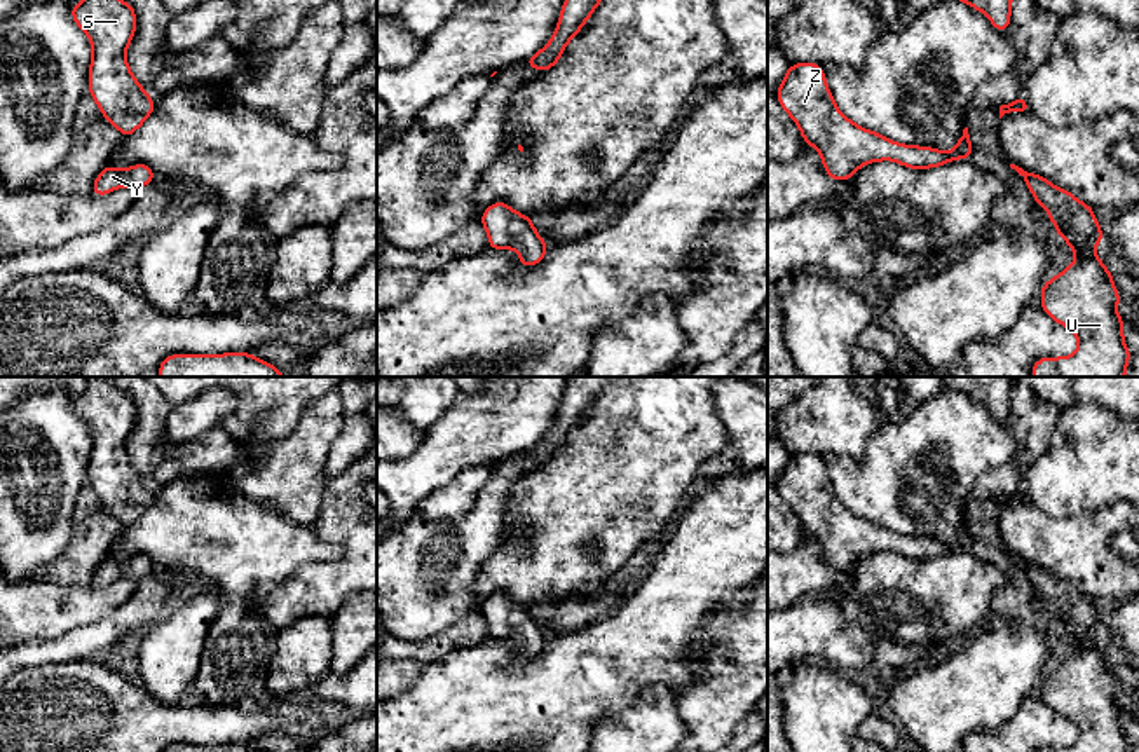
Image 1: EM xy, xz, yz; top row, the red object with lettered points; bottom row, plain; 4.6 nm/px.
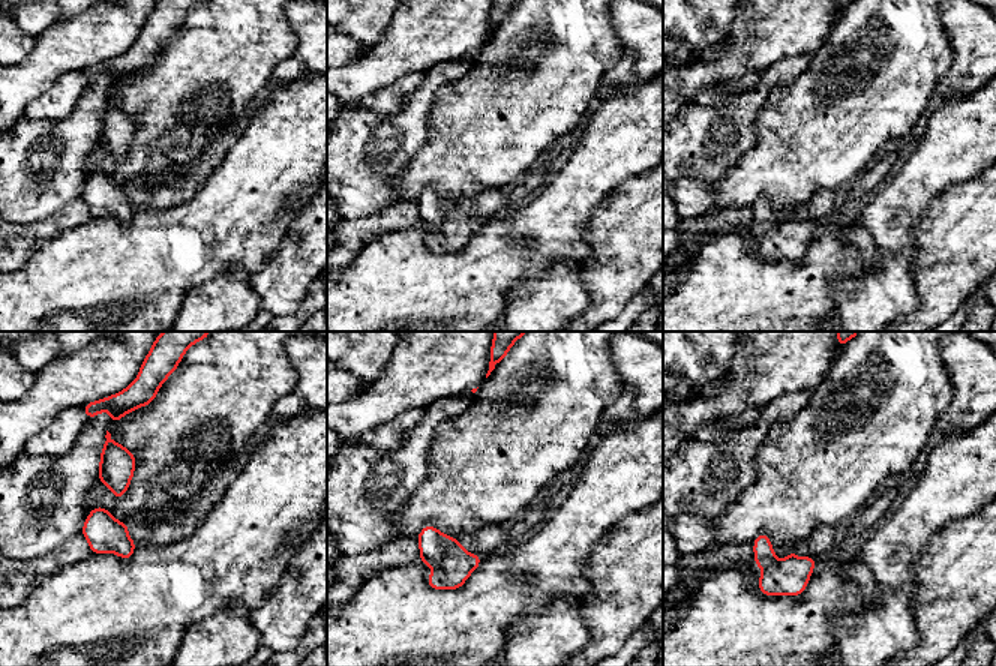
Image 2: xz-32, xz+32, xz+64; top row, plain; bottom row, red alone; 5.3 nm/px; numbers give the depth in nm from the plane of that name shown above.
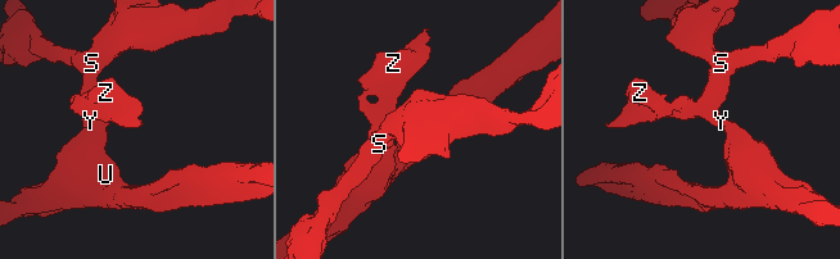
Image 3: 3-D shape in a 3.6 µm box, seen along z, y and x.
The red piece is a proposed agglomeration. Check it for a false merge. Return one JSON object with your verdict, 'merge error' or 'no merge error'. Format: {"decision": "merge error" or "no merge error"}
{"decision": "no merge error"}

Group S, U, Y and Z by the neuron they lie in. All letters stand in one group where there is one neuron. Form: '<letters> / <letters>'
S U Y Z

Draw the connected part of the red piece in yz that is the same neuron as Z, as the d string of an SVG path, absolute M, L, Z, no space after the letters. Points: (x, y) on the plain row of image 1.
M816 454L790 455L774 485L780 497L801 520L804 534L820 543L823 558L834 572L851 571L862 557L877 551L895 551L911 560L928 560L958 550L970 551L975 541L968 518L963 520L952 543L942 543L930 537L900 536L856 516L839 502L823 459Z

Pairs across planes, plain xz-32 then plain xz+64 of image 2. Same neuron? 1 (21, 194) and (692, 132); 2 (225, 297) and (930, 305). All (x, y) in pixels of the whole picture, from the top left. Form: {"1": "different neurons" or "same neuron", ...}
{"1": "same neuron", "2": "different neurons"}

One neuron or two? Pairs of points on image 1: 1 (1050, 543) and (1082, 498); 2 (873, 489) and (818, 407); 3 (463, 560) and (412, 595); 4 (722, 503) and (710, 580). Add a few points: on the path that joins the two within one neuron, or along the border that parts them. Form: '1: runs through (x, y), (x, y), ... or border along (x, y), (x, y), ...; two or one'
1: border along (1031, 499), (1057, 517), (1080, 517), (1110, 506); two
2: border along (879, 428), (860, 459), (836, 454), (822, 458); two
3: runs through (450, 560), (424, 583); one
4: runs through (722, 522), (722, 543), (710, 555), (710, 560); one

